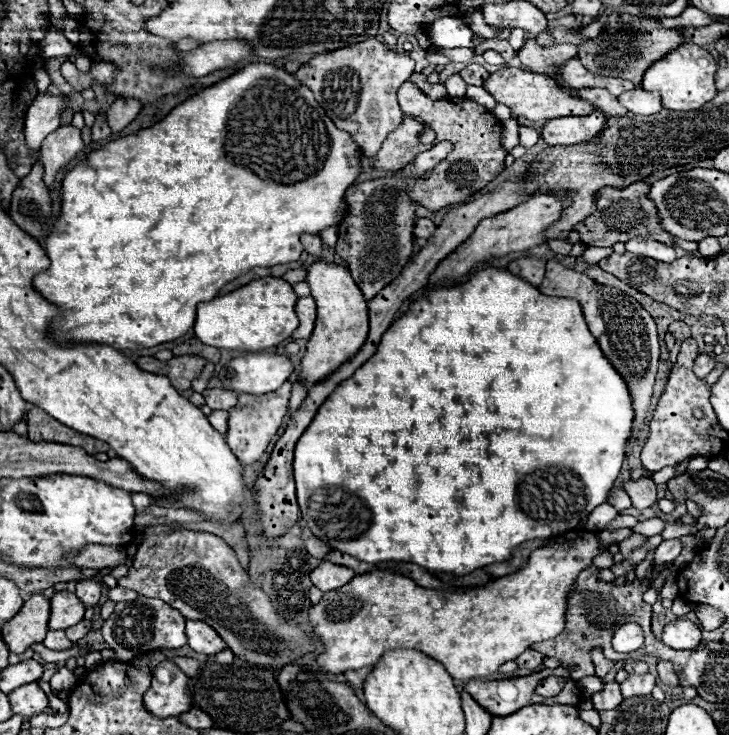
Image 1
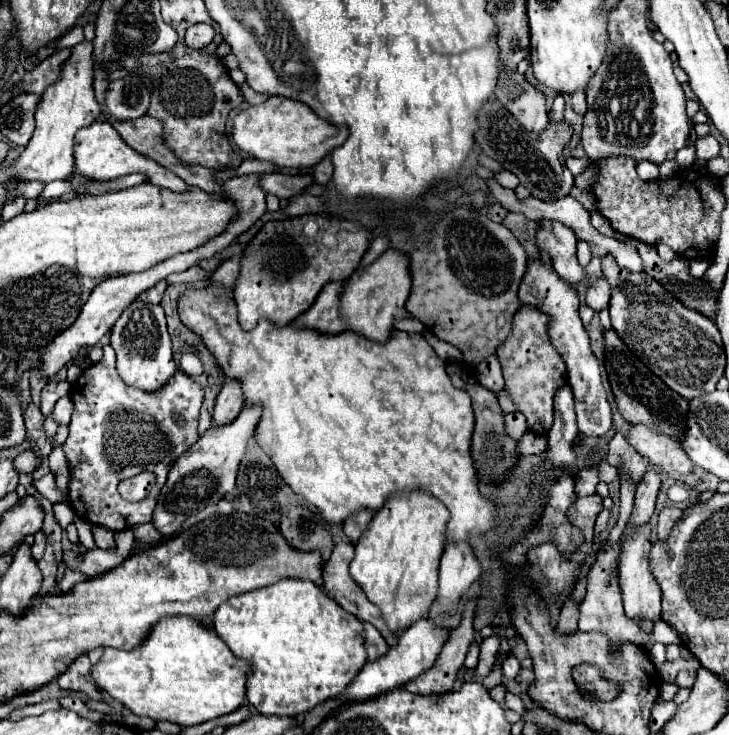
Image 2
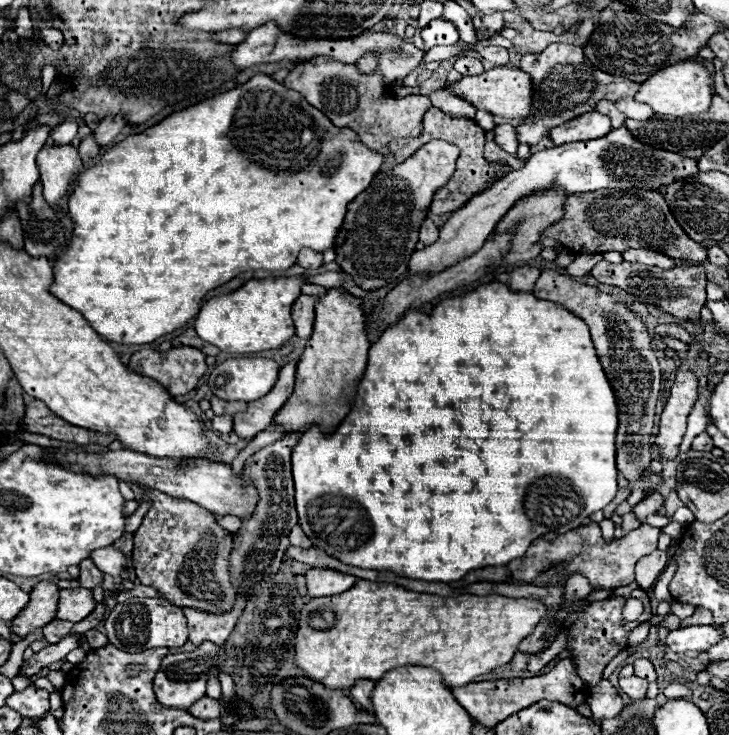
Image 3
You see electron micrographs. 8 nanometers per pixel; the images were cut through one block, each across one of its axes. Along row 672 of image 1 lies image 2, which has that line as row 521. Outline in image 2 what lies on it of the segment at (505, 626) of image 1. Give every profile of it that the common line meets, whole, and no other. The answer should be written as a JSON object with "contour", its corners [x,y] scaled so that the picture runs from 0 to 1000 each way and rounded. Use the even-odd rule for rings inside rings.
{"contour":[[[288,384],[277,395],[255,395],[244,408],[244,430],[247,430],[247,435],[255,446],[261,446],[266,454],[272,454],[277,460],[280,471],[294,484],[294,490],[296,490],[299,501],[307,506],[307,512],[316,514],[316,517],[326,517],[332,522],[335,550],[337,552],[351,552],[351,550],[359,552],[359,566],[357,566],[354,580],[348,585],[348,596],[351,596],[354,607],[370,620],[379,639],[401,661],[401,667],[409,675],[414,675],[422,686],[431,686],[444,707],[464,713],[464,710],[472,710],[491,691],[508,691],[510,697],[516,697],[516,691],[521,691],[527,686],[532,672],[538,672],[543,667],[584,664],[617,694],[620,705],[615,710],[615,724],[612,724],[615,737],[620,737],[620,735],[642,737],[642,727],[658,729],[667,721],[675,718],[678,688],[656,672],[656,650],[653,650],[650,631],[647,631],[647,623],[645,623],[645,593],[647,593],[647,585],[650,585],[650,563],[647,563],[645,539],[617,520],[612,501],[609,501],[609,493],[601,487],[595,473],[576,454],[560,454],[560,452],[538,449],[532,465],[521,468],[521,465],[508,465],[505,460],[497,460],[494,454],[488,457],[486,449],[472,449],[469,454],[444,454],[444,452],[436,452],[436,449],[428,449],[428,446],[414,446],[414,444],[403,446],[401,441],[376,444],[368,433],[357,433],[351,446],[337,452],[337,449],[329,446],[326,435],[324,435],[324,414],[321,414],[318,395],[310,395],[305,386],[294,386],[294,384]]]}

